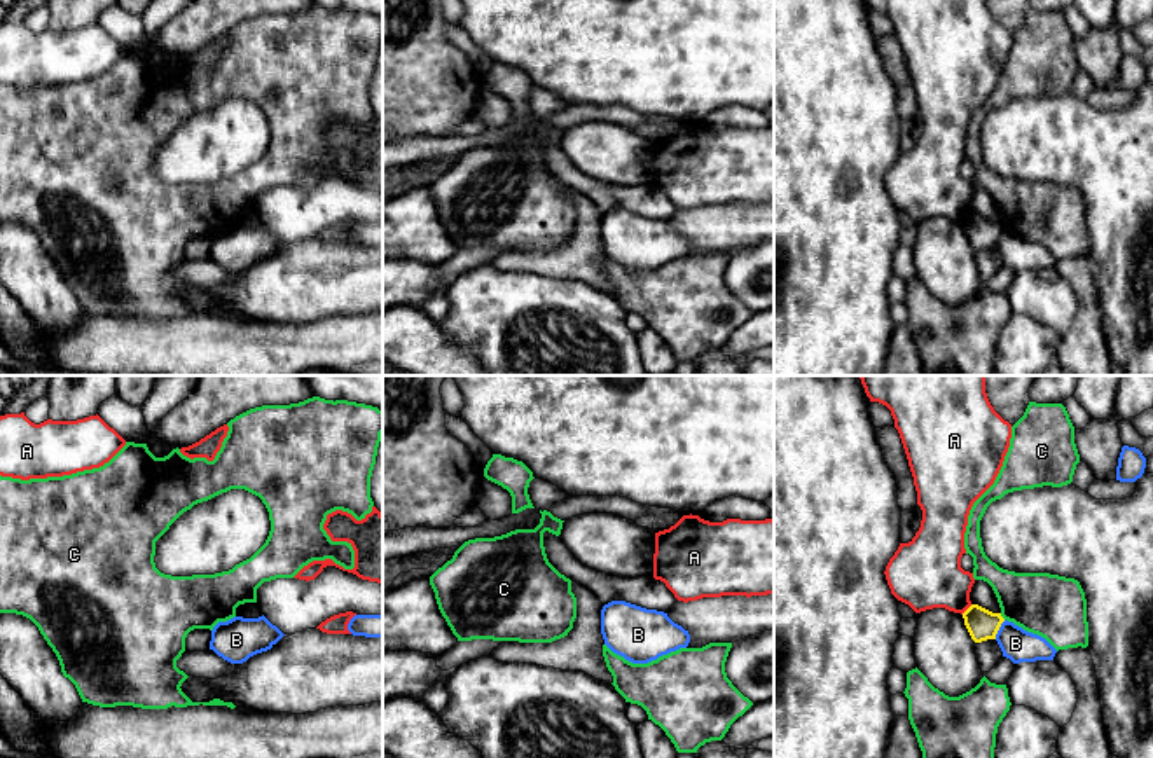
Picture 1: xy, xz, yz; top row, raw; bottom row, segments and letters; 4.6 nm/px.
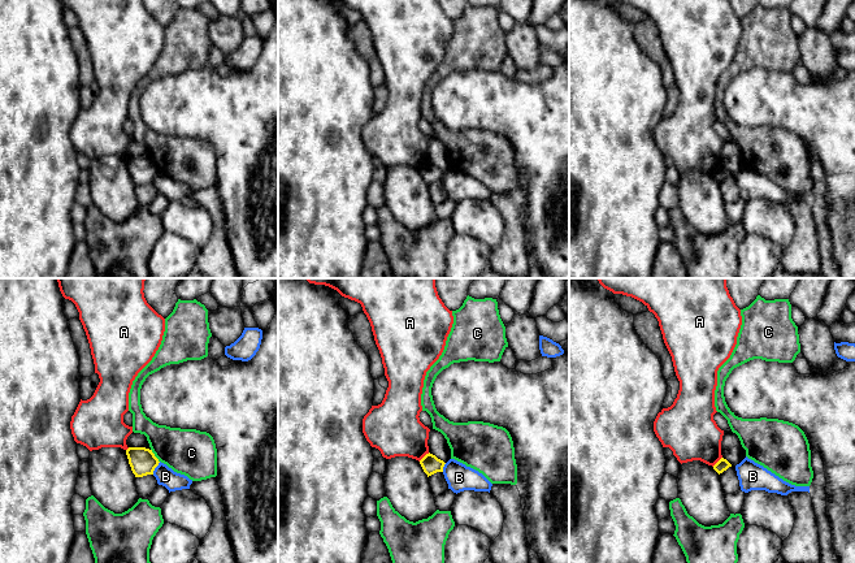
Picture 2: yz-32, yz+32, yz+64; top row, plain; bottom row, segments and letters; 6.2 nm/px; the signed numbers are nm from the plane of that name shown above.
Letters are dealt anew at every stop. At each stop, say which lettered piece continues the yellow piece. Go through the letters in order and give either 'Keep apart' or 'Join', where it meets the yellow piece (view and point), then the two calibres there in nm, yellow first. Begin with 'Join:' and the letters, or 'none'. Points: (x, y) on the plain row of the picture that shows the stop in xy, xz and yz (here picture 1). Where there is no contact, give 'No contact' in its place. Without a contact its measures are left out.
Join: none
A: Keep apart. Touches yellow at yz (968, 217). Thickness 140 nm (yellow) against 320 nm
B: Keep apart. Touches yellow at yz (998, 238). Thickness 140 nm (yellow) against 150 nm
C: Keep apart. Touches yellow at yz (1001, 226). Thickness 140 nm (yellow) against 300 nm

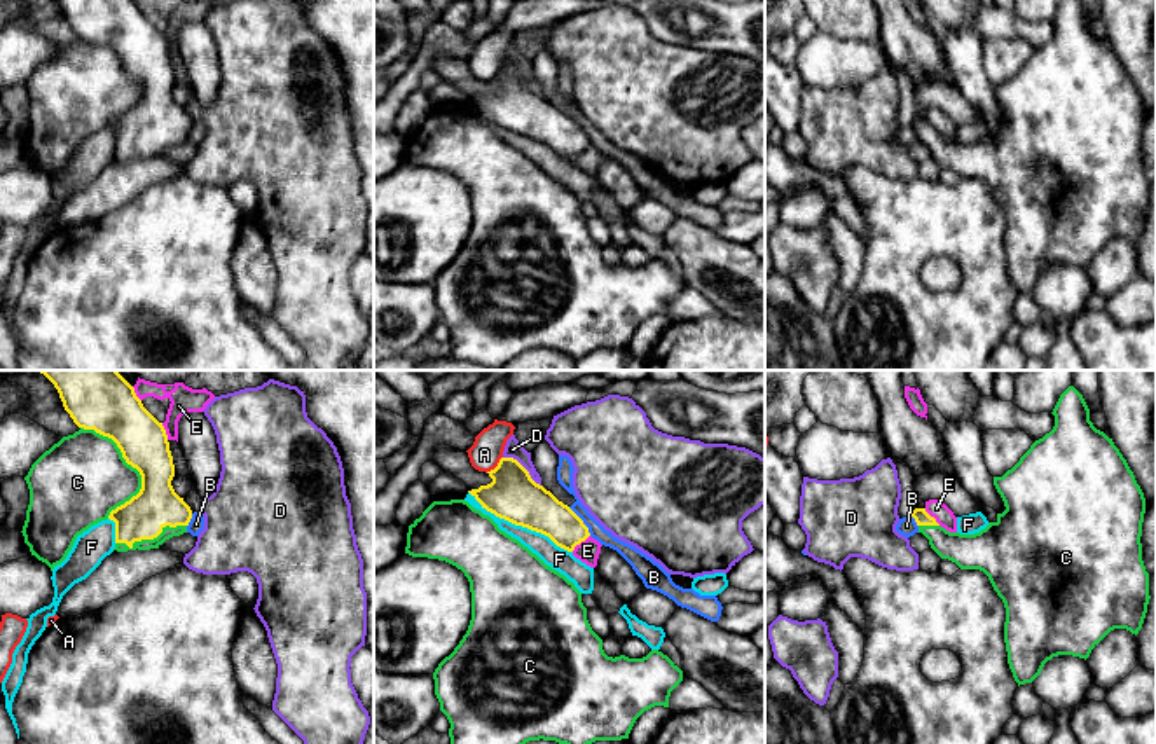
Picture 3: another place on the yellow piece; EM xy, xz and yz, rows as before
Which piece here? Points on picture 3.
Join: C
A: Keep apart. Touches yellow at xz (496, 75). Thickness 240 nm (yellow) against 150 nm
B: Keep apart. Touches yellow at xz (582, 130). Thickness 200 nm (yellow) against 80 nm
C: Join. Touches yellow at xy (133, 75). Thickness 220 nm (yellow) against 400 nm
D: Keep apart. Touches yellow at xz (522, 75). Thickness 240 nm (yellow) against 80 nm
E: Keep apart. Touches yellow at xz (580, 151). Thickness 190 nm (yellow) against 100 nm
F: Keep apart. Touches yellow at xz (521, 133). Thickness 240 nm (yellow) against 110 nm

